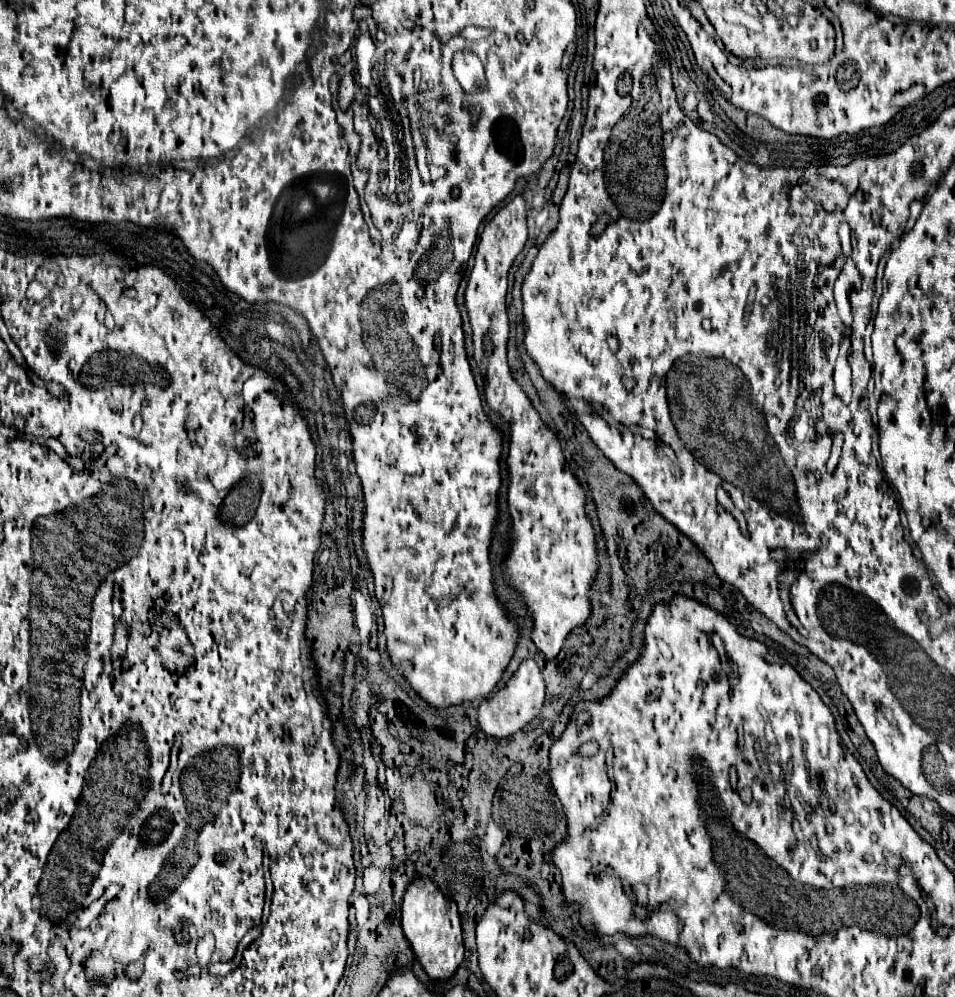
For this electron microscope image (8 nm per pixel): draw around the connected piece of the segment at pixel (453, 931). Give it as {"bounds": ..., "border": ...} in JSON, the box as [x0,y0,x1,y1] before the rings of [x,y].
{"bounds":[402,877,464,981],"border":[[[416,877],[402,901],[402,929],[414,957],[430,981],[448,981],[464,961],[464,941],[456,905],[448,901],[428,877]]]}

